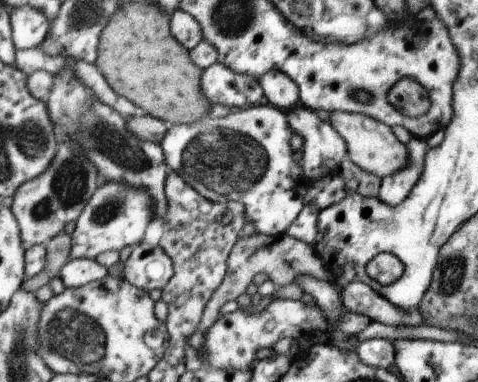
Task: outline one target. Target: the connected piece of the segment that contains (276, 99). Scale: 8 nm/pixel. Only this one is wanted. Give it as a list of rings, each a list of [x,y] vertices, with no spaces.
[[[277,70],[268,71],[264,75],[257,76],[256,81],[267,102],[278,109],[286,112],[299,104],[297,85],[293,84],[293,80],[287,74]]]

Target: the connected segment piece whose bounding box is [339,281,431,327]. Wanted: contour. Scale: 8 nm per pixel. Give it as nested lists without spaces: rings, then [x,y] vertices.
[[[361,281],[350,282],[341,285],[341,304],[343,307],[354,313],[361,313],[368,316],[370,321],[387,324],[387,326],[431,326],[423,322],[423,316],[419,308],[395,308],[385,298],[373,292]]]

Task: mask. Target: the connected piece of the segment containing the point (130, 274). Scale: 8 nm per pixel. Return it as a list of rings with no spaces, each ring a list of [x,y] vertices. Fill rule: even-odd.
[[[141,242],[133,246],[124,261],[121,276],[129,284],[149,292],[162,290],[172,275],[172,259],[158,246]]]

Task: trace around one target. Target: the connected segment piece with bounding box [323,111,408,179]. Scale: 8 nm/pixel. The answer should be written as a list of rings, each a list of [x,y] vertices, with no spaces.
[[[335,111],[323,117],[327,124],[343,138],[346,158],[362,171],[374,174],[381,179],[383,176],[400,171],[408,163],[408,148],[405,148],[405,143],[397,142],[389,125],[357,112]]]

